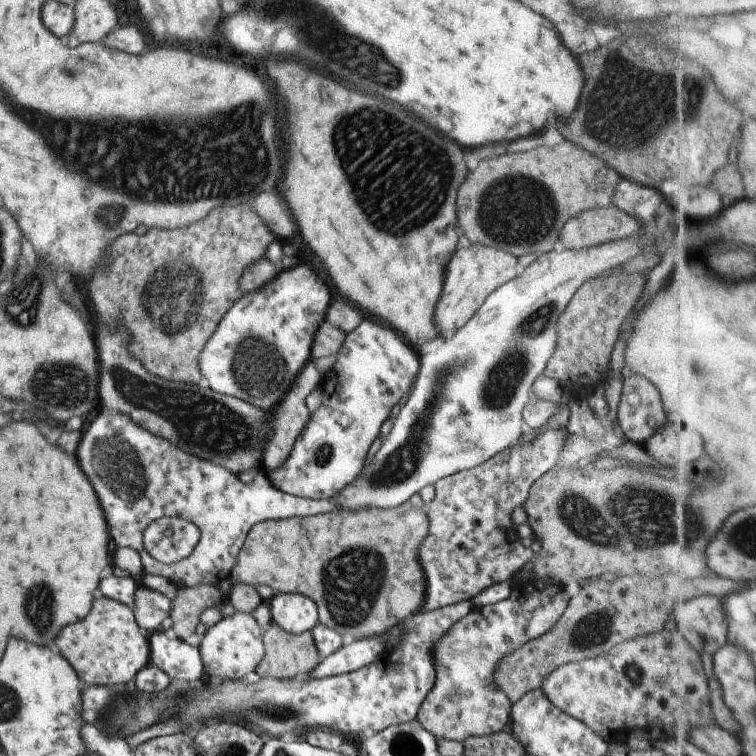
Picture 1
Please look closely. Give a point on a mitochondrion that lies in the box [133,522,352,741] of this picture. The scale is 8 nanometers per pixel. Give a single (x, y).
(250, 706)

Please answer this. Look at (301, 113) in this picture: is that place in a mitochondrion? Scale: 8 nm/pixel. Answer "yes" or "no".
no

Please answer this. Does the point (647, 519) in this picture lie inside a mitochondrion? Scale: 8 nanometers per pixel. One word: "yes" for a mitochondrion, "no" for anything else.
yes

